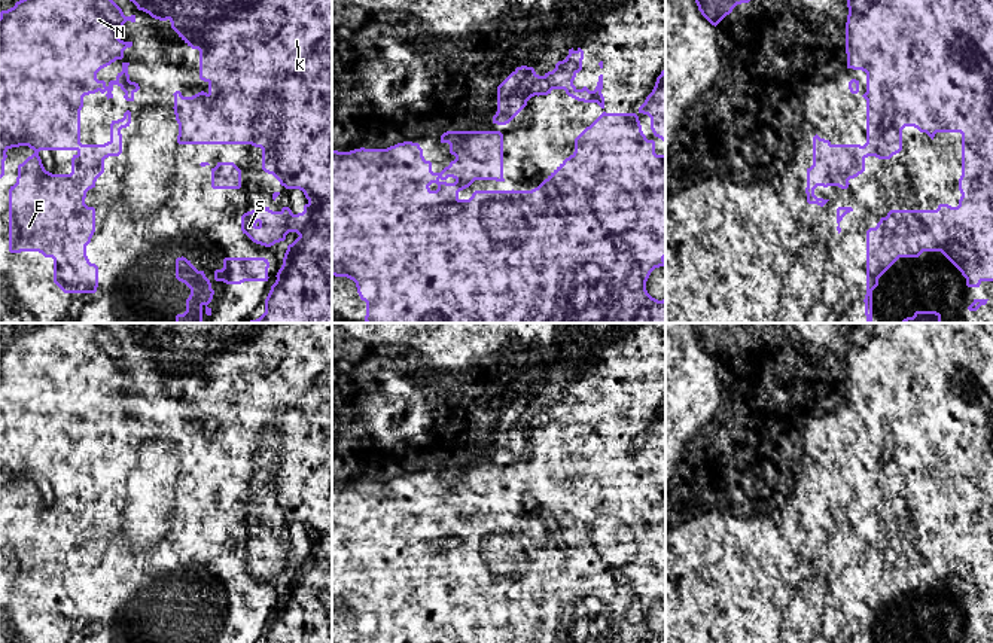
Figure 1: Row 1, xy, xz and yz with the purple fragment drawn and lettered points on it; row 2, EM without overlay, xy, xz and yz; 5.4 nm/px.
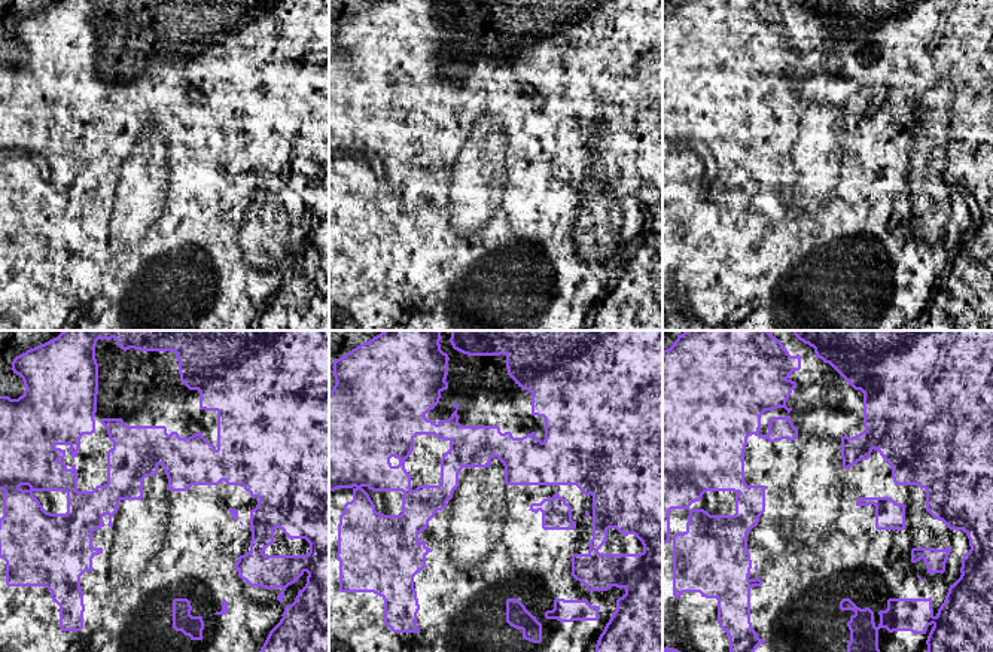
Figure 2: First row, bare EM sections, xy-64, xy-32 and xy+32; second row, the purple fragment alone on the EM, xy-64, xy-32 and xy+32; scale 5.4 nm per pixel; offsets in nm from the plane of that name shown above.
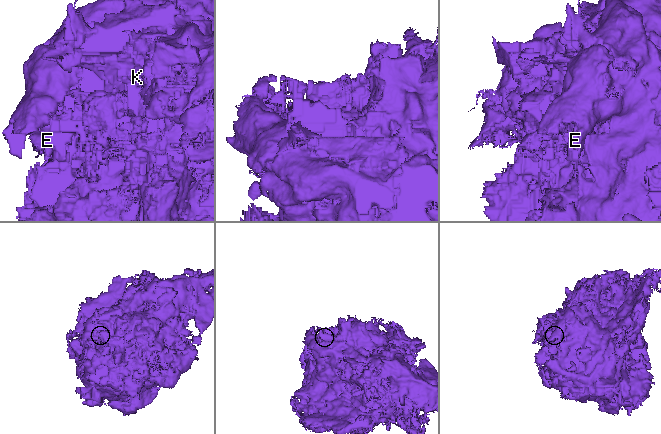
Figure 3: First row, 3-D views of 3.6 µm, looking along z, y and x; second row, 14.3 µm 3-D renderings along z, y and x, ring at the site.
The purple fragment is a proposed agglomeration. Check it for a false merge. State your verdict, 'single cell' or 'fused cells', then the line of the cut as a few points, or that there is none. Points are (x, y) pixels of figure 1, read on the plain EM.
single cell | no cut

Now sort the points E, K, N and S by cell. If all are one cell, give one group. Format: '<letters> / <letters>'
E K N S

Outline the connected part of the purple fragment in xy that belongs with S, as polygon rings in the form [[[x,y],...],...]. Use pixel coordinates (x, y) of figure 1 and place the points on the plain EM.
[[[127,323],[128,332],[132,335],[138,344],[149,347],[152,351],[159,354],[170,354],[171,362],[179,368],[179,371],[192,383],[199,384],[199,412],[208,417],[208,424],[198,426],[192,430],[183,430],[180,424],[176,424],[174,429],[174,448],[179,457],[179,478],[252,478],[262,482],[262,503],[268,508],[272,508],[281,519],[286,522],[299,522],[304,525],[308,536],[304,539],[304,545],[293,548],[289,540],[283,540],[280,545],[272,545],[269,540],[262,543],[252,543],[241,549],[241,564],[253,576],[271,580],[275,576],[284,575],[289,566],[296,566],[299,570],[287,579],[287,583],[283,591],[283,598],[277,606],[277,613],[271,619],[271,624],[265,633],[265,643],[332,643],[332,323]]]

